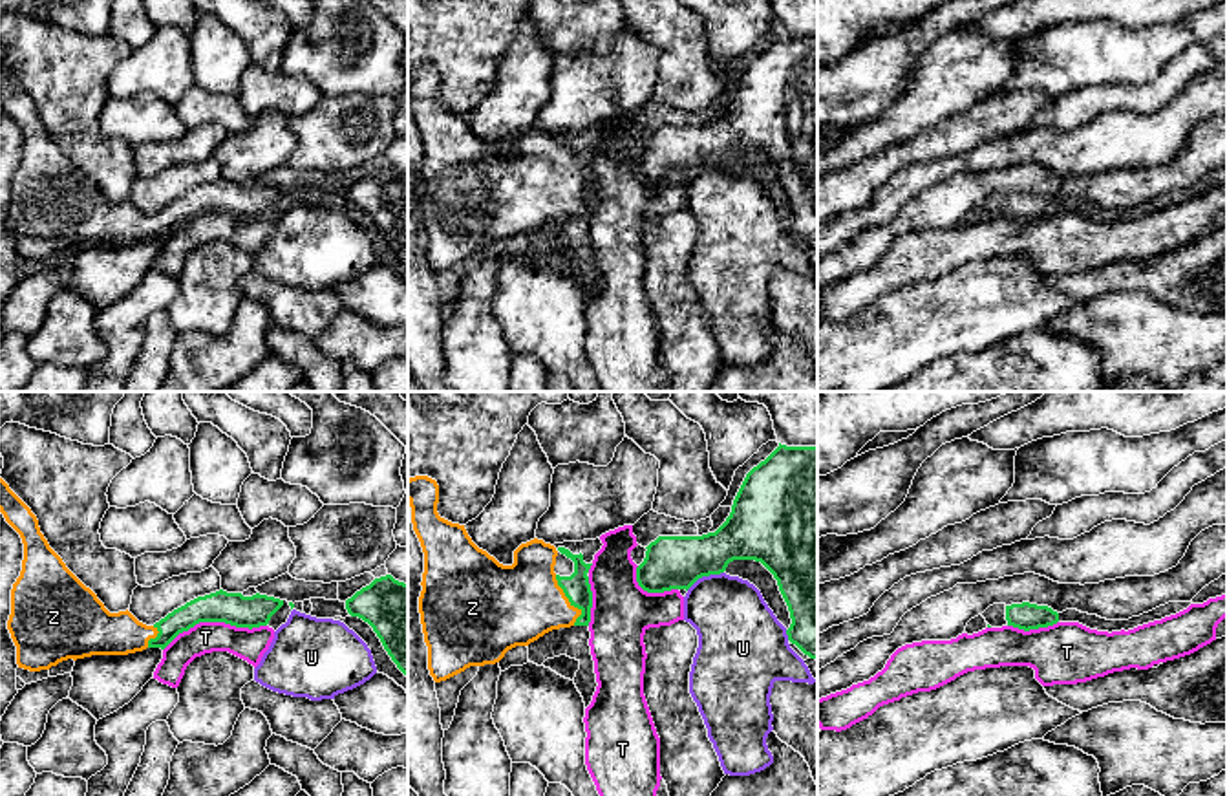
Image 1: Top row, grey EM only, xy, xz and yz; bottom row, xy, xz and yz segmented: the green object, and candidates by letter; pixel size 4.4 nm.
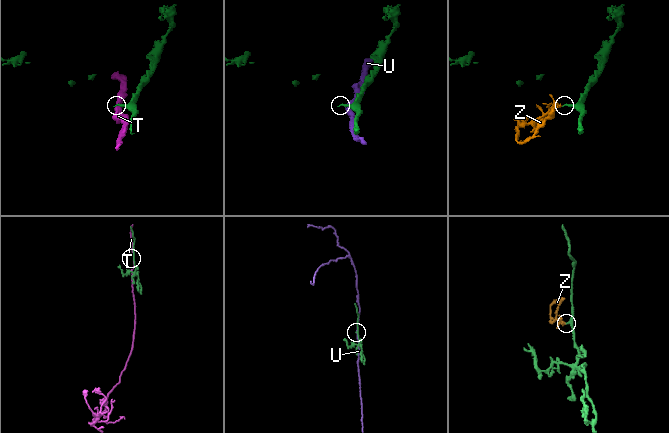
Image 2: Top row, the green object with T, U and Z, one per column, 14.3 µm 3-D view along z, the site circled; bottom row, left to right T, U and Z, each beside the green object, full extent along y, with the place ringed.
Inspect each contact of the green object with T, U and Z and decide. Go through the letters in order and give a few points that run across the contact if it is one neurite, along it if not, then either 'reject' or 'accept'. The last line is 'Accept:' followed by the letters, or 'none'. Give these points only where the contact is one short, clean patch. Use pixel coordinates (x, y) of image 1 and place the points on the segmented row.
T: xy (266, 624), (238, 628), (224, 623), (196, 623), (163, 650) | reject
U: reject
Z: accept
Accept: Z

